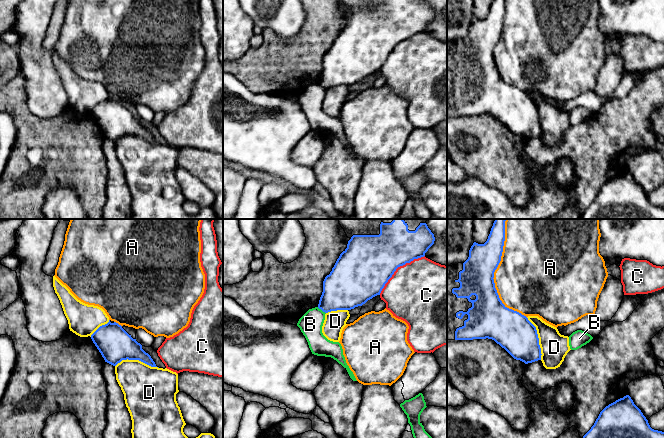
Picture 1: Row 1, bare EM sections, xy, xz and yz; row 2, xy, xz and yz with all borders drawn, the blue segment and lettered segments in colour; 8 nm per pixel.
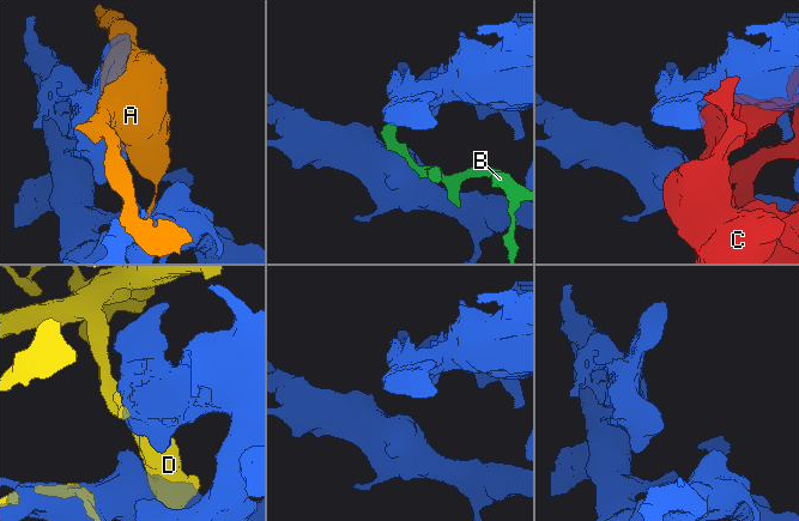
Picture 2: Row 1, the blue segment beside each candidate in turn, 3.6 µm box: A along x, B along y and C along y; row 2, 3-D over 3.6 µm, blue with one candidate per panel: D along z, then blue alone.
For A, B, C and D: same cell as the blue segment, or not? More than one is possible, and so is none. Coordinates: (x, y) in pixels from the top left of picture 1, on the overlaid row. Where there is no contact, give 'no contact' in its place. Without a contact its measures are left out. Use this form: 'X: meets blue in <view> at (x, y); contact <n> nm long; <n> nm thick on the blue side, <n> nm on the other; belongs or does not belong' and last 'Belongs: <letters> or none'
A: meets blue in yz at (493, 273); contact 800 nm long; 260 nm thick on the blue side, 460 nm on the other; does not belong
B: meets blue in xz at (321, 309); contact 90 nm long; 340 nm thick on the blue side, 190 nm on the other; does not belong
C: meets blue in xz at (397, 267); contact 480 nm long; 420 nm thick on the blue side, 480 nm on the other; does not belong
D: meets blue in xy at (137, 359); contact 360 nm long; 280 nm thick on the blue side, 360 nm on the other; does not belong
Belongs: none

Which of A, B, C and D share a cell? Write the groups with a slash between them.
A / B / C / D

